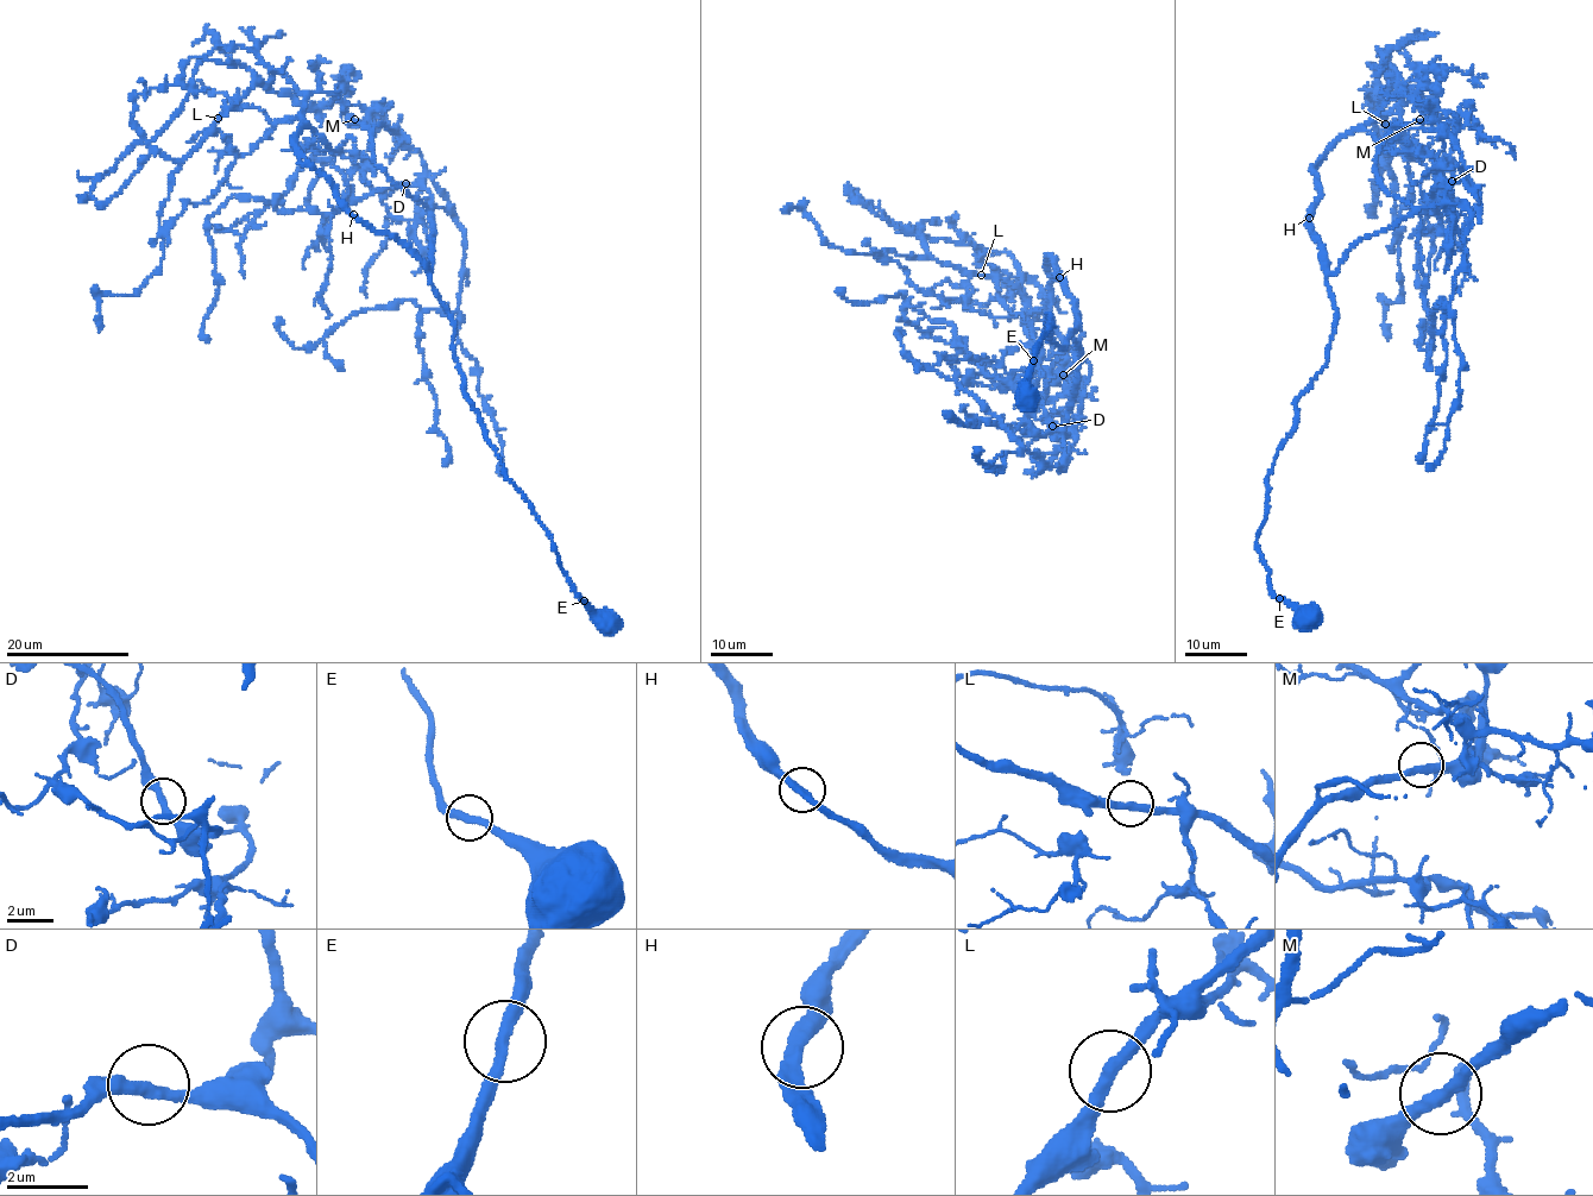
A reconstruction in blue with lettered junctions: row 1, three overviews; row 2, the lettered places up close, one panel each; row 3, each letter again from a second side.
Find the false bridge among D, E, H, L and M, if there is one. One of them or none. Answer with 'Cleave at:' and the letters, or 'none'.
Cleave at: none

